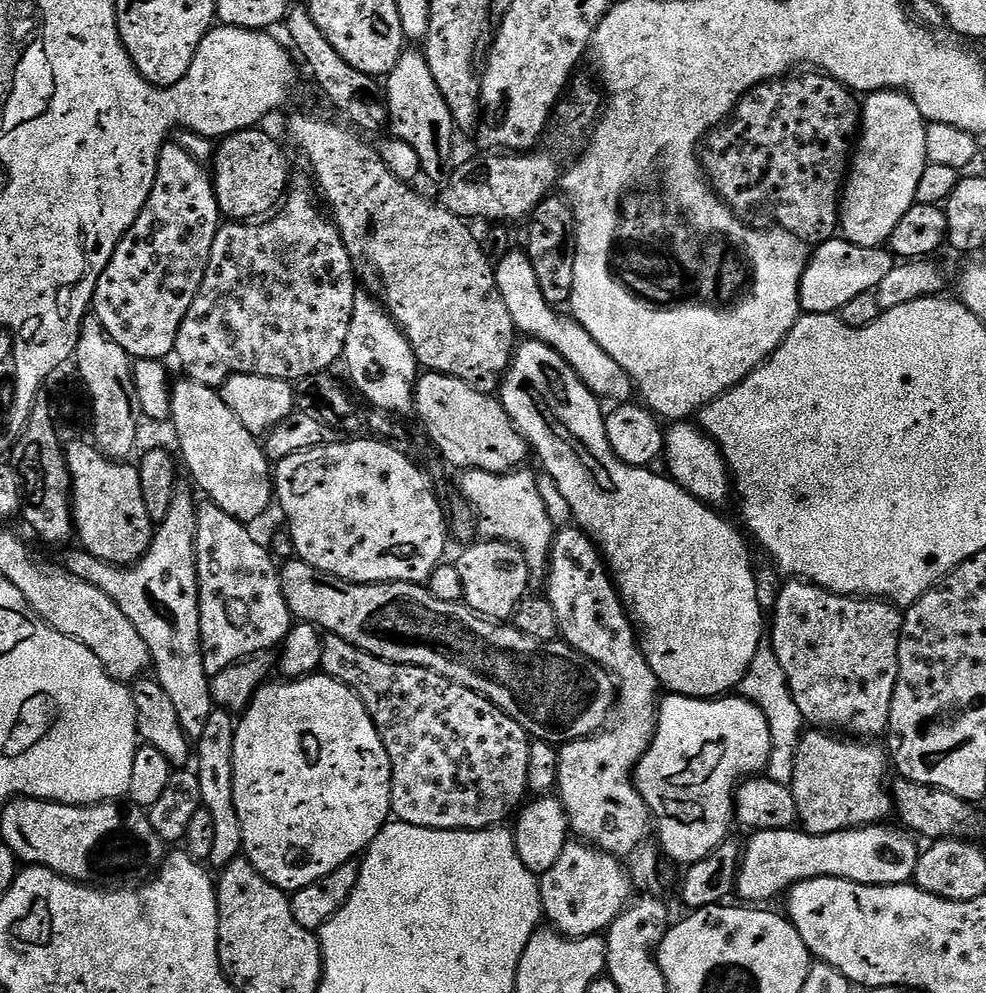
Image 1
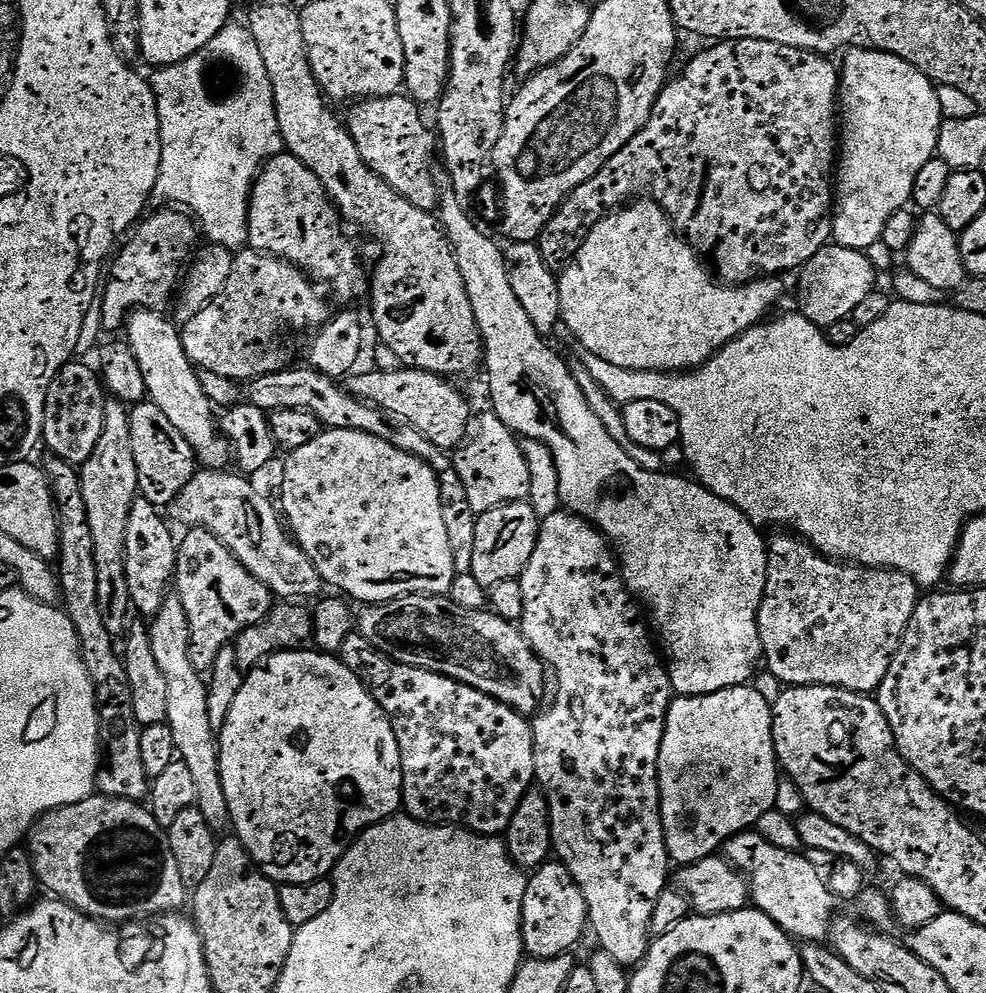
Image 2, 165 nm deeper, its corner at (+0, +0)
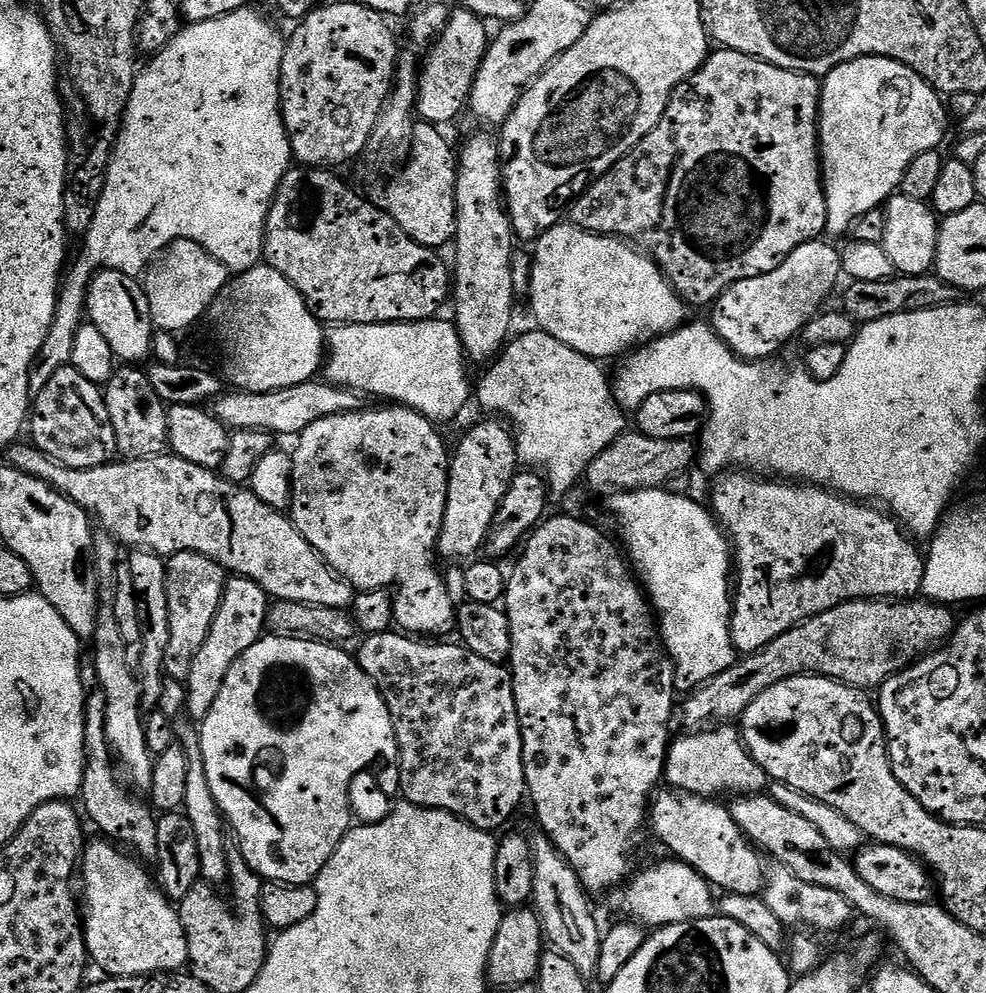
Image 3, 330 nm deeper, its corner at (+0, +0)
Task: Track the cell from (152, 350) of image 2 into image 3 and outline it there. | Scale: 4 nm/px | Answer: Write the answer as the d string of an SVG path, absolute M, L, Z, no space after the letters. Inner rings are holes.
M97 272L88 288L86 316L91 324L98 326L110 342L117 361L140 362L152 356L154 325L150 314L150 302L144 293L144 285L135 275L127 272Z

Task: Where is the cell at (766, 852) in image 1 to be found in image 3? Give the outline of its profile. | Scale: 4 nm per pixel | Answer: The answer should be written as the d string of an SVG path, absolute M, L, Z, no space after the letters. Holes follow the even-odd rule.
M675 858L667 859L653 868L646 869L645 872L637 871L615 893L621 910L629 912L633 921L652 930L717 915L718 900L717 897L712 897L714 889L708 880L702 878L702 874L694 870L694 866Z

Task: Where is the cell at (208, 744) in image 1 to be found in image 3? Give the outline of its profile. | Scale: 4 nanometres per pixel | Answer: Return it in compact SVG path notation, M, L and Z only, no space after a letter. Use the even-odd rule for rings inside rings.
M238 575L227 581L218 614L210 626L210 634L206 634L206 642L202 642L202 650L194 654L194 666L190 666L186 681L186 704L189 709L203 714L214 706L218 690L222 690L222 682L226 682L226 674L230 674L230 666L234 666L247 648L254 646L254 642L265 635L269 607L270 597L262 586L258 586L258 582Z

